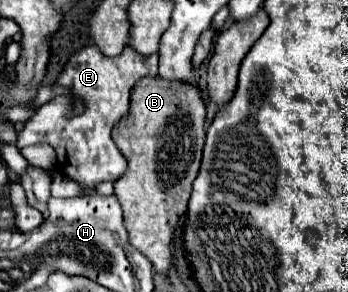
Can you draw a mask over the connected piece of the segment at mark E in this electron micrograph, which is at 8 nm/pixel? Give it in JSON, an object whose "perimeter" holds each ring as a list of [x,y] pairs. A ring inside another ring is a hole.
{"perimeter":[[[87,45],[87,47],[79,49],[79,51],[75,51],[69,57],[69,61],[65,63],[65,67],[59,73],[57,81],[53,83],[57,89],[63,89],[63,93],[55,95],[49,103],[41,105],[35,111],[35,115],[25,123],[25,129],[17,137],[17,149],[23,149],[27,145],[47,143],[57,153],[57,169],[63,175],[67,175],[69,179],[79,181],[81,185],[87,185],[87,187],[95,187],[99,181],[115,183],[125,173],[127,161],[117,151],[117,147],[113,145],[111,129],[113,129],[113,125],[117,121],[121,121],[129,113],[129,101],[131,101],[129,95],[131,95],[135,83],[141,77],[157,77],[157,53],[139,55],[137,51],[127,47],[127,49],[123,49],[123,53],[119,53],[115,57],[103,57],[95,45]],[[77,101],[81,101],[83,107],[85,107],[81,113],[75,113],[75,103]]]}

